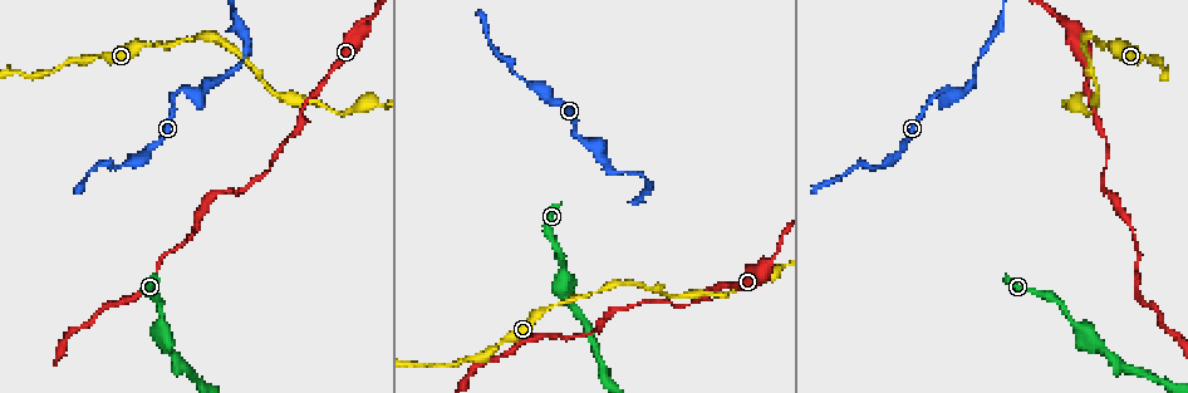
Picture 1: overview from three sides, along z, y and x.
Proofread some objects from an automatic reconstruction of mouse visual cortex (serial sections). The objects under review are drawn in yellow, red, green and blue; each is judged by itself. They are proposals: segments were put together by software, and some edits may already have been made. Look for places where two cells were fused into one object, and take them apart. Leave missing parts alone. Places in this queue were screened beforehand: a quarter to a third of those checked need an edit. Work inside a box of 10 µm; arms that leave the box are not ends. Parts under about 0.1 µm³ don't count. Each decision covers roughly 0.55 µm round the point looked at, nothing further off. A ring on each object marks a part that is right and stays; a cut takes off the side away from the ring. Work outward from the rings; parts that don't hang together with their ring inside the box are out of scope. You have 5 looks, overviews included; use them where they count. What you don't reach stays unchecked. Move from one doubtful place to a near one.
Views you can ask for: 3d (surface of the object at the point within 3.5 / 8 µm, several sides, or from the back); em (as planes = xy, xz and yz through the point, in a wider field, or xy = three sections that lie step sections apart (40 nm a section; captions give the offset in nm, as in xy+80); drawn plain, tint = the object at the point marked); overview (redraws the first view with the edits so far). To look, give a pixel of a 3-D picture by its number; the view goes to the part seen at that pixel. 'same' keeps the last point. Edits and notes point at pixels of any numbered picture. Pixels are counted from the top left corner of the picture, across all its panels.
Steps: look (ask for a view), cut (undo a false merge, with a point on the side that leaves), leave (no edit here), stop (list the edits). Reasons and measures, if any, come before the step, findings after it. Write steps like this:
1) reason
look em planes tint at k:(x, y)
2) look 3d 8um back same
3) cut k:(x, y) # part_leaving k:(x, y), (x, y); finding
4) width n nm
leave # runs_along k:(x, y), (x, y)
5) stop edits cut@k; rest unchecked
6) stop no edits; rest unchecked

sharp bend
look em xy step 2 tint at 1:(177, 94)

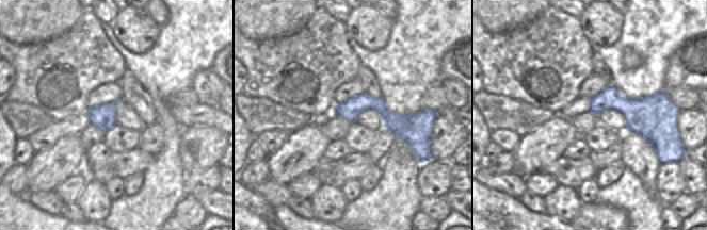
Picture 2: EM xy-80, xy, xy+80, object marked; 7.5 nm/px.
see where the arms go
look 3d 3.5um same

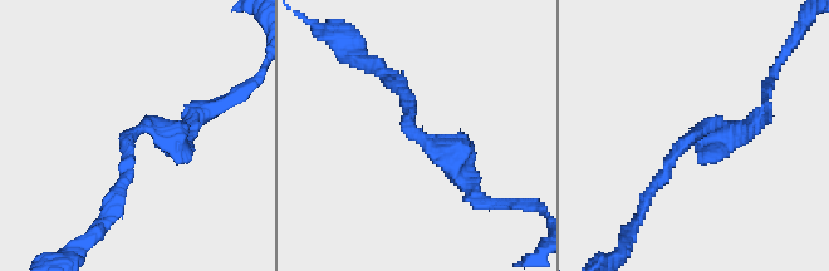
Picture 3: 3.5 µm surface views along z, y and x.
arm_widths 150, 300 nm
leave # runs_along 2:(336, 110), (376, 104), (395, 122), (423, 122); continuous, no second cell

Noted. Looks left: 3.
calibre changes
look 3d 8um at 1:(368, 19)

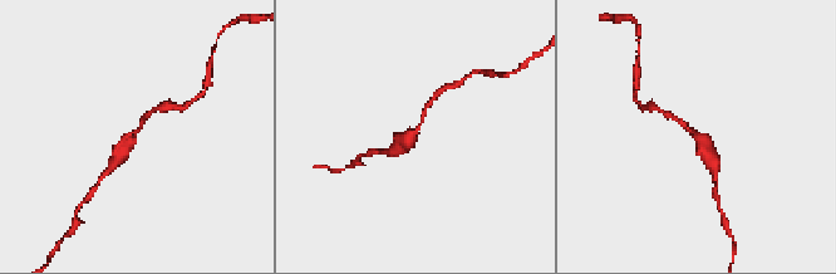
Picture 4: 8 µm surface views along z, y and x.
arm_widths 150, 350 nm
look em xy step 2 tint same

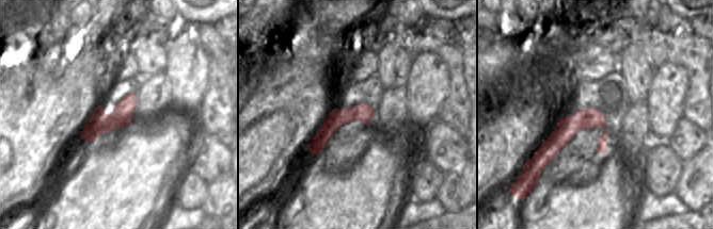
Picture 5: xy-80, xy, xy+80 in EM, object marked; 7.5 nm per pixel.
leave # runs_along 4:(712, 161), (708, 142), (672, 116); all the same cell

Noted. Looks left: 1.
stop no edits; rest unchecked

